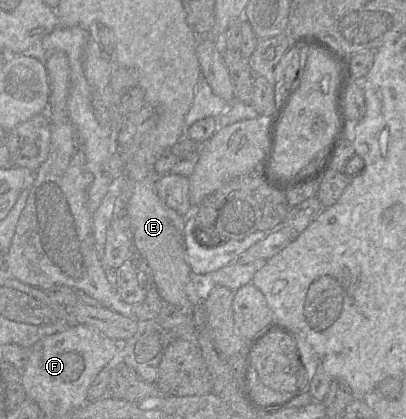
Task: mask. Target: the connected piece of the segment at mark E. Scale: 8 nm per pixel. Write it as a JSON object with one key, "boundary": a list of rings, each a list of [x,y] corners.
{"boundary":[[[154,172],[151,176],[147,176],[143,180],[137,182],[126,205],[126,214],[131,222],[134,249],[143,256],[152,270],[154,286],[156,287],[164,303],[178,306],[181,308],[182,312],[192,315],[192,304],[186,295],[186,287],[191,281],[192,272],[186,260],[184,242],[185,217],[169,208],[159,198],[155,186],[157,177],[160,177],[160,175],[157,175]]]}

